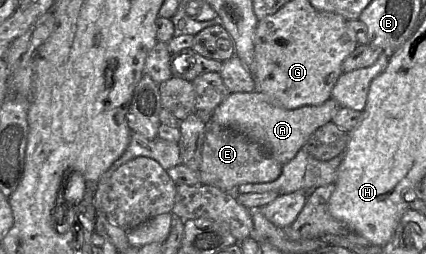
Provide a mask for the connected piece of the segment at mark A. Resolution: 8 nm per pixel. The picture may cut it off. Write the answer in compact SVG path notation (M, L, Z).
M253 92L230 93L212 112L211 121L239 132L260 144L278 163L288 163L321 126L332 121L339 109L332 98L321 105L302 106L288 110L276 104L266 94Z

